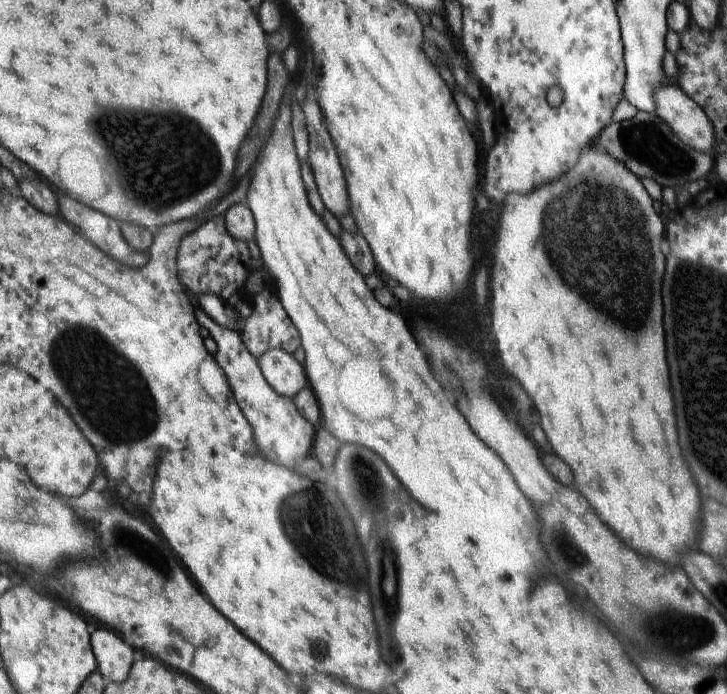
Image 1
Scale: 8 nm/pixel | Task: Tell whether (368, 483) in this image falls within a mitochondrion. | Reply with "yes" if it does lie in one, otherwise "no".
yes

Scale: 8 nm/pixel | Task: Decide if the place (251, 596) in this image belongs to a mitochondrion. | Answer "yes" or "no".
no

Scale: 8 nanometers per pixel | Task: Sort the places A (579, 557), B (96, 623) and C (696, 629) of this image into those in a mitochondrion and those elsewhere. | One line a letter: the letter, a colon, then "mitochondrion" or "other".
A: mitochondrion
B: other
C: mitochondrion

